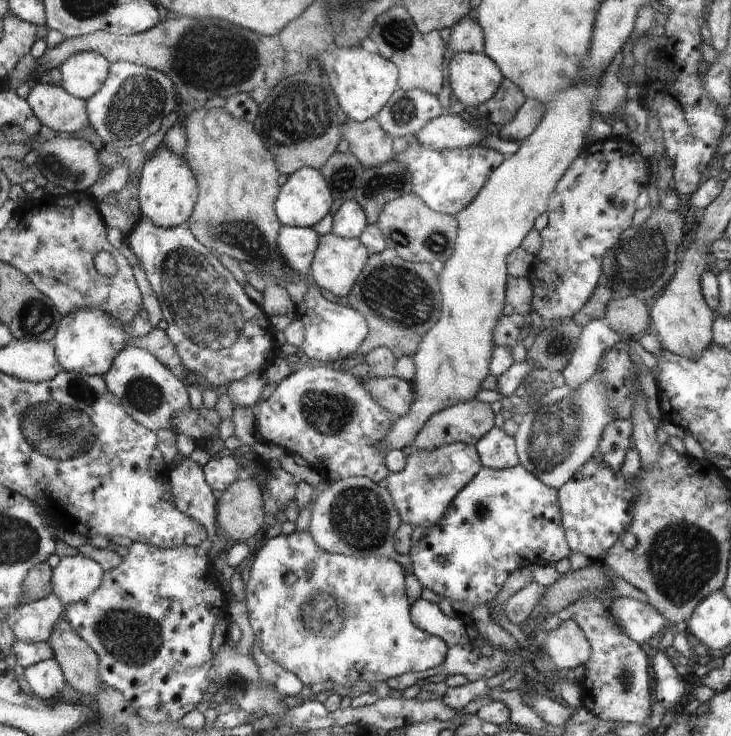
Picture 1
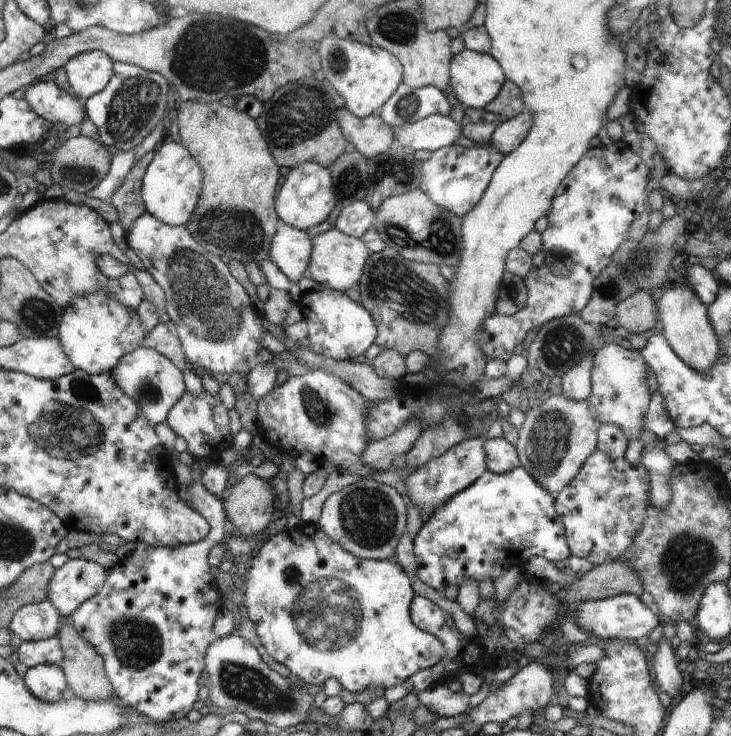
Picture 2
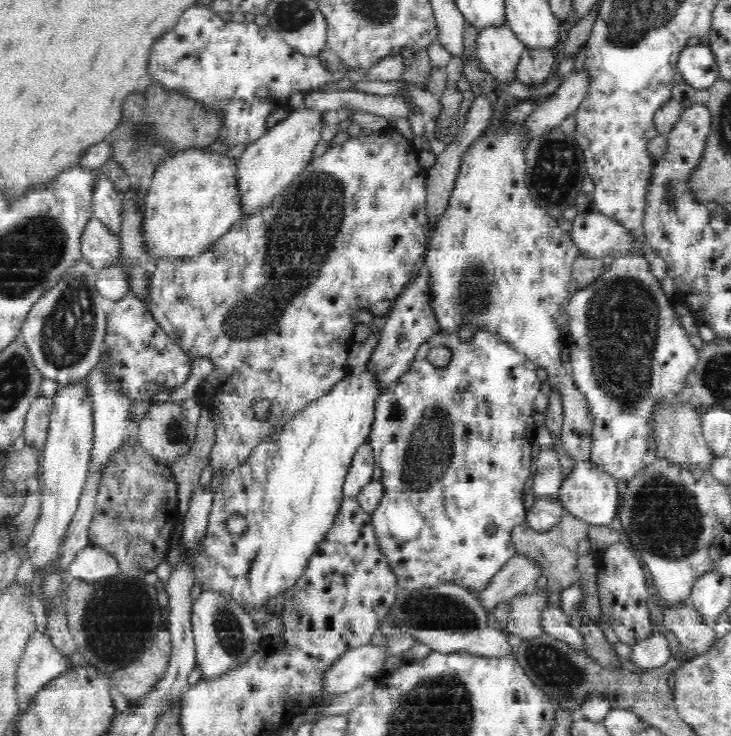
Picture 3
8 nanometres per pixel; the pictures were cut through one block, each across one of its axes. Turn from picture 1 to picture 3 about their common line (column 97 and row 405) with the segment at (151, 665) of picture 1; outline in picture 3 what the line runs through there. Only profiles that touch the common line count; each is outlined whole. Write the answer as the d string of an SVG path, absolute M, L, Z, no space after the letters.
M629 254L615 258L612 264L602 272L602 276L596 278L596 280L592 281L590 284L573 289L570 294L570 300L568 300L568 306L566 306L565 324L568 329L566 339L570 342L572 348L570 362L567 364L570 365L572 373L574 373L574 377L576 377L578 387L588 395L590 407L592 407L592 413L594 413L594 431L592 434L594 444L592 444L593 454L590 462L594 465L604 467L618 482L630 480L642 465L645 465L648 461L656 457L654 447L652 446L653 438L650 436L651 428L649 428L648 421L651 408L658 399L676 401L679 398L677 392L683 387L684 377L692 370L693 364L696 362L696 348L692 346L689 337L684 333L679 321L679 316L676 315L669 299L663 293L660 282L653 276L646 258L640 259L638 256Z

